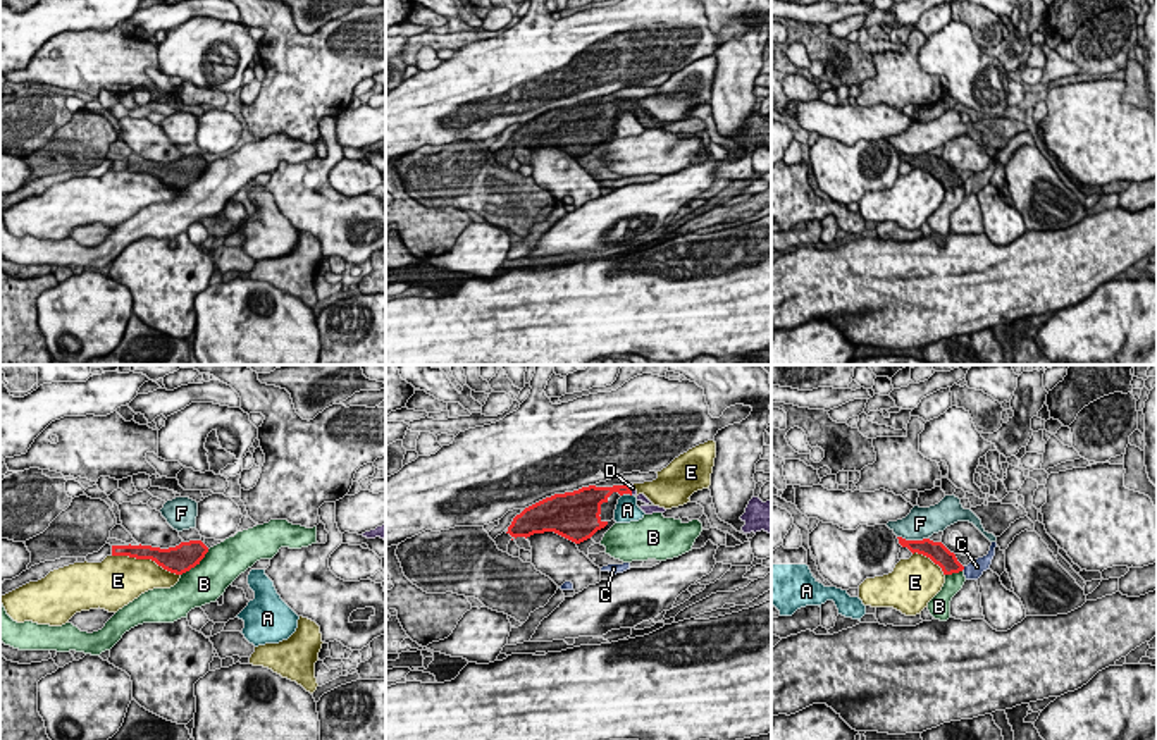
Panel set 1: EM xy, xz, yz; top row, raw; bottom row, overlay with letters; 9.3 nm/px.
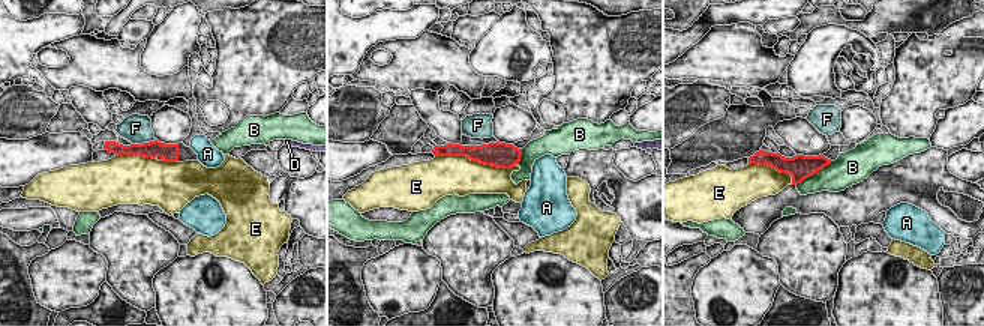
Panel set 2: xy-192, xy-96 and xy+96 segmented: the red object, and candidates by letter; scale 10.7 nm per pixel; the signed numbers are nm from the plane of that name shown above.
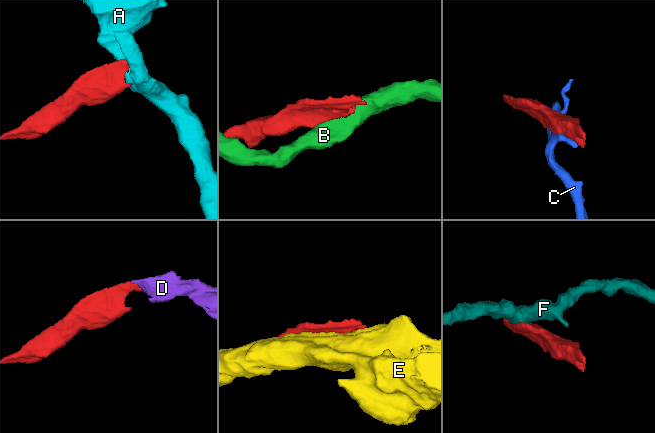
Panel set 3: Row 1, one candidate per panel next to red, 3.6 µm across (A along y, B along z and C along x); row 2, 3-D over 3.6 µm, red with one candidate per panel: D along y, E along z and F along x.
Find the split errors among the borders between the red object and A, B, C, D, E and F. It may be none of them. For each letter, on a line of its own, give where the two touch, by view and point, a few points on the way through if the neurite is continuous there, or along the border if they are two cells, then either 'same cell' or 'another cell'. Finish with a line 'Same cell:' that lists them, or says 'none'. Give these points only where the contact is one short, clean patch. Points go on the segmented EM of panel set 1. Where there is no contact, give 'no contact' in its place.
A: no contact; another cell
B: contact xy (195, 565); another cell
C: contact yz (963, 568); another cell
D: contact xz (631, 491); way xz (605, 493), (612, 489), (631, 491), (643, 498); same cell
E: contact xy (147, 558); another cell
F: contact yz (913, 541); another cell
Same cell: D

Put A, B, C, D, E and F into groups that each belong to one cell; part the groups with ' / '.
A / B / C / D / E / F

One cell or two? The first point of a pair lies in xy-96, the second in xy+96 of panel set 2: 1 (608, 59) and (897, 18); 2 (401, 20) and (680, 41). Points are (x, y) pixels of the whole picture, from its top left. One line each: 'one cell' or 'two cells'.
1: two cells
2: one cell

